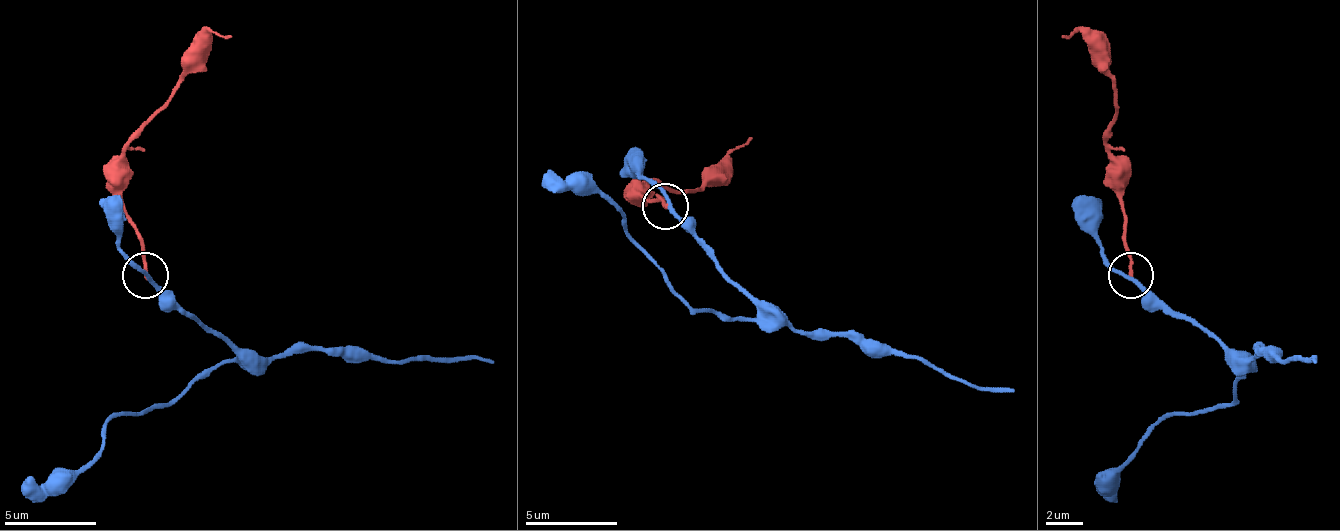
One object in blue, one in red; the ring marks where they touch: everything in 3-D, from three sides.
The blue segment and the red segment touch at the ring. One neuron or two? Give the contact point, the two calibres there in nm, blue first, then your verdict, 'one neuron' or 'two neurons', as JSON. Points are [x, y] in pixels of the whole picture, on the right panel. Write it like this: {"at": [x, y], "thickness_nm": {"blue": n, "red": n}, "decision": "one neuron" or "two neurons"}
{"at": [1130, 275], "thickness_nm": {"blue": 220, "red": 190}, "decision": "two neurons"}

